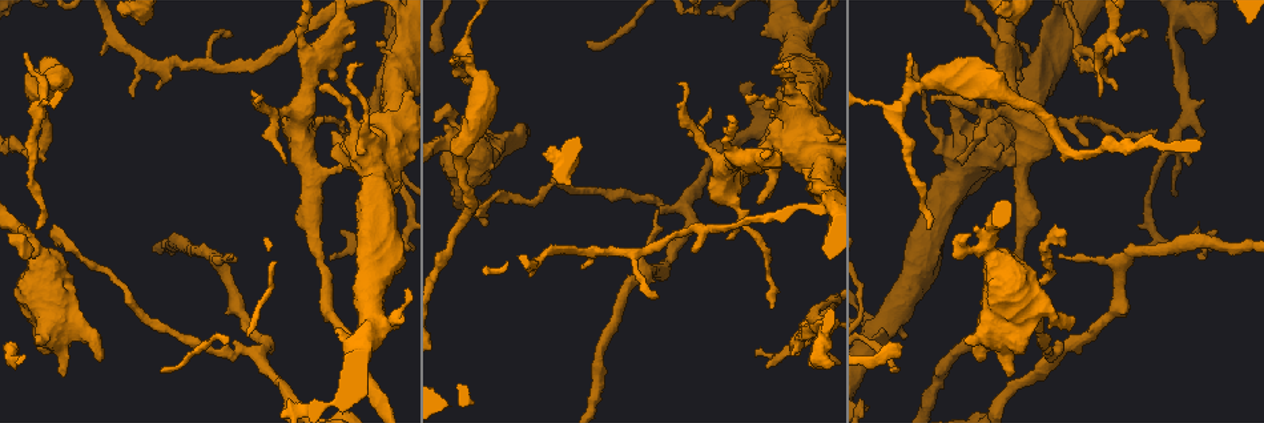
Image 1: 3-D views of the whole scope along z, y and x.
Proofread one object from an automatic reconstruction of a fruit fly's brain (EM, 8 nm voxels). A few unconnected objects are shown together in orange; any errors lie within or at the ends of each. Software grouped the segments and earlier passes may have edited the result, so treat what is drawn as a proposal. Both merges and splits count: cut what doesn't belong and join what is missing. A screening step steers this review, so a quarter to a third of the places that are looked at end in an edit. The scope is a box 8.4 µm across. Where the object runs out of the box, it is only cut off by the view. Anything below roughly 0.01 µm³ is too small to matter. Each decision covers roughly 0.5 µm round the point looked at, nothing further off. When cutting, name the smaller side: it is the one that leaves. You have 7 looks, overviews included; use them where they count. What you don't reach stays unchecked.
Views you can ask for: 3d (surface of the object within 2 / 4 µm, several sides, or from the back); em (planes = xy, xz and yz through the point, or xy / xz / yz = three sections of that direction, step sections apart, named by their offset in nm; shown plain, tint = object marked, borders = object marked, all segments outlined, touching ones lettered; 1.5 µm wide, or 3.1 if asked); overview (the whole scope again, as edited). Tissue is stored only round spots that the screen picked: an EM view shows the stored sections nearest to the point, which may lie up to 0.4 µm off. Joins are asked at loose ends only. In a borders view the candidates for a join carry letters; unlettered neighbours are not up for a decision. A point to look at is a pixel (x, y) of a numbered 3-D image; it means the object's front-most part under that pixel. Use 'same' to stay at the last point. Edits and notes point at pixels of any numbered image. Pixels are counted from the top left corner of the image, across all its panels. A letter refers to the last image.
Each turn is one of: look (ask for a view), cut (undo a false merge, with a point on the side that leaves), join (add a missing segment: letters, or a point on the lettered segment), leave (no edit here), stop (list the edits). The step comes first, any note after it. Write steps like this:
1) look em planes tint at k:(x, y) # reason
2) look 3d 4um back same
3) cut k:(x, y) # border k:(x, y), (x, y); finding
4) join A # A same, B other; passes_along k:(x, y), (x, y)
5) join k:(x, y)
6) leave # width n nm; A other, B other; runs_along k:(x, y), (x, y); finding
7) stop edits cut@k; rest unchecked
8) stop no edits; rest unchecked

look 3d 2um at 1:(460, 79) # branch stops here

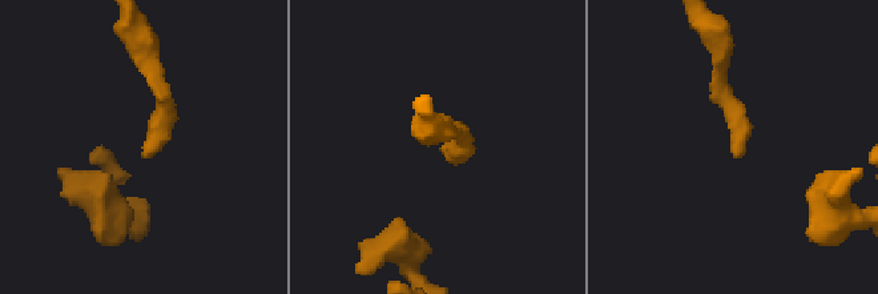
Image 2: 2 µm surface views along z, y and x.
look em xy step 4 borders at 2:(142, 157)

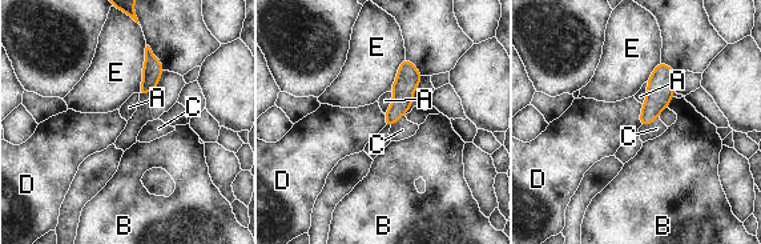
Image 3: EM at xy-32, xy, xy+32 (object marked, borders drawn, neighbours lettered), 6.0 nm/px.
look em planes borders same # cut it another way

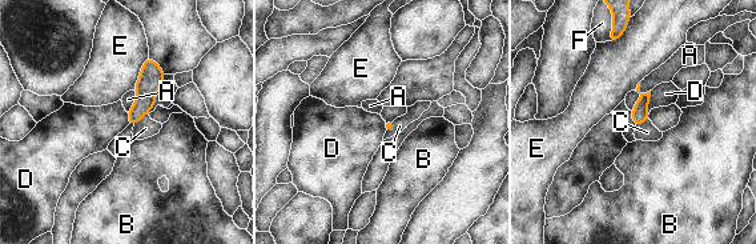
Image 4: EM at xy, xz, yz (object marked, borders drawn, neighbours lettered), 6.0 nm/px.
join C # A other, B other, C same, D other, E other, F other; passes_along 4:(387, 126), (394, 130), (414, 112); it goes on there

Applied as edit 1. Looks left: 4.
look overview

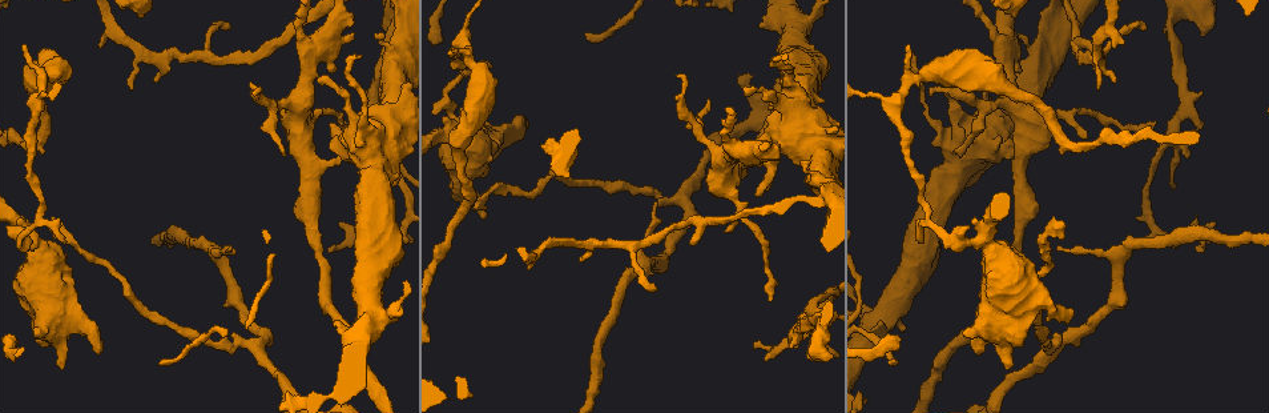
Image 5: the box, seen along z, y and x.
look em planes plain at 5:(1019, 70) # branch stops here

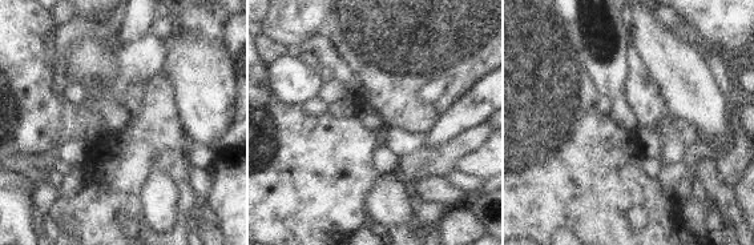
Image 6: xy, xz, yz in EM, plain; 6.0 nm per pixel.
look em planes borders same # see the neighbours

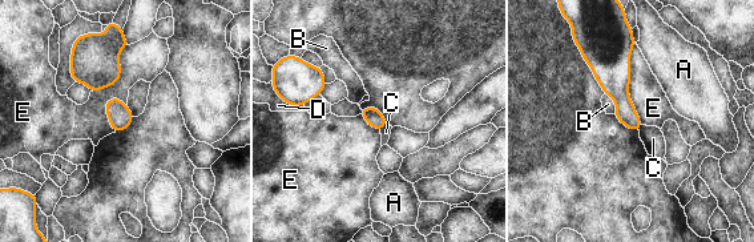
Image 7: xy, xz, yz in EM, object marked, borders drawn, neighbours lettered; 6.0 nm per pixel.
leave # A other, B other, C other, D other, E other; border 7:(387, 124), (380, 130); no lettered segment goes on from it

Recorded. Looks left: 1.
stop edits join@4; rest unchecked

